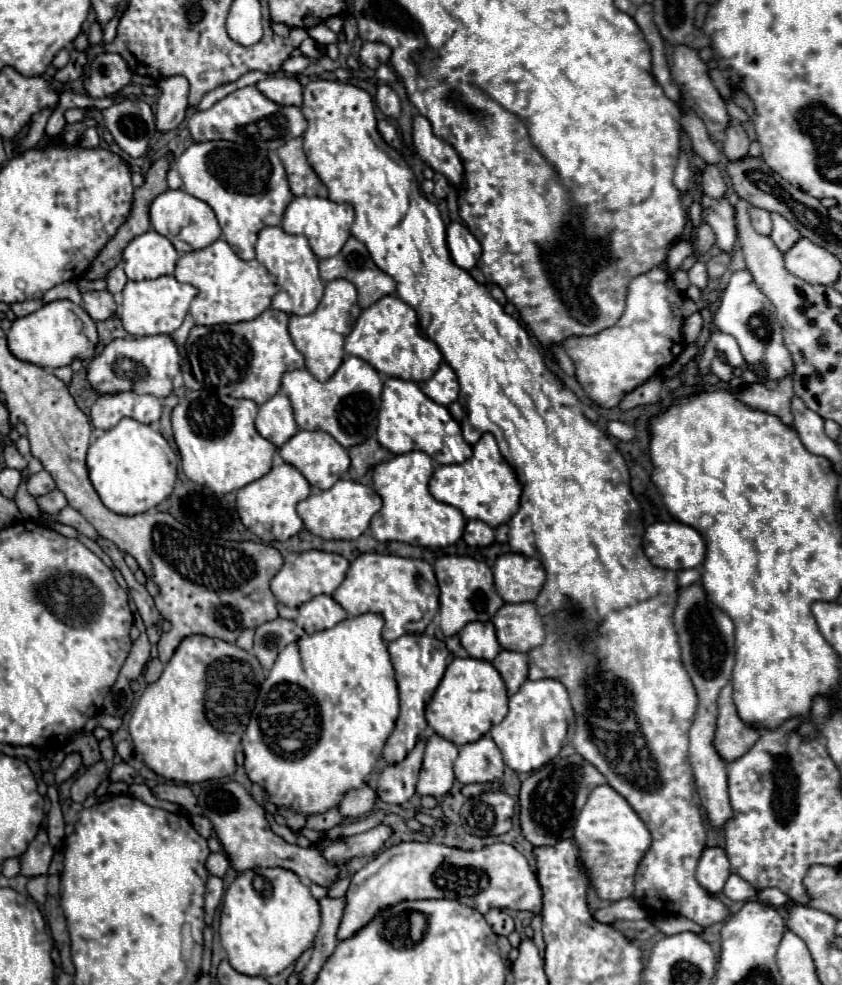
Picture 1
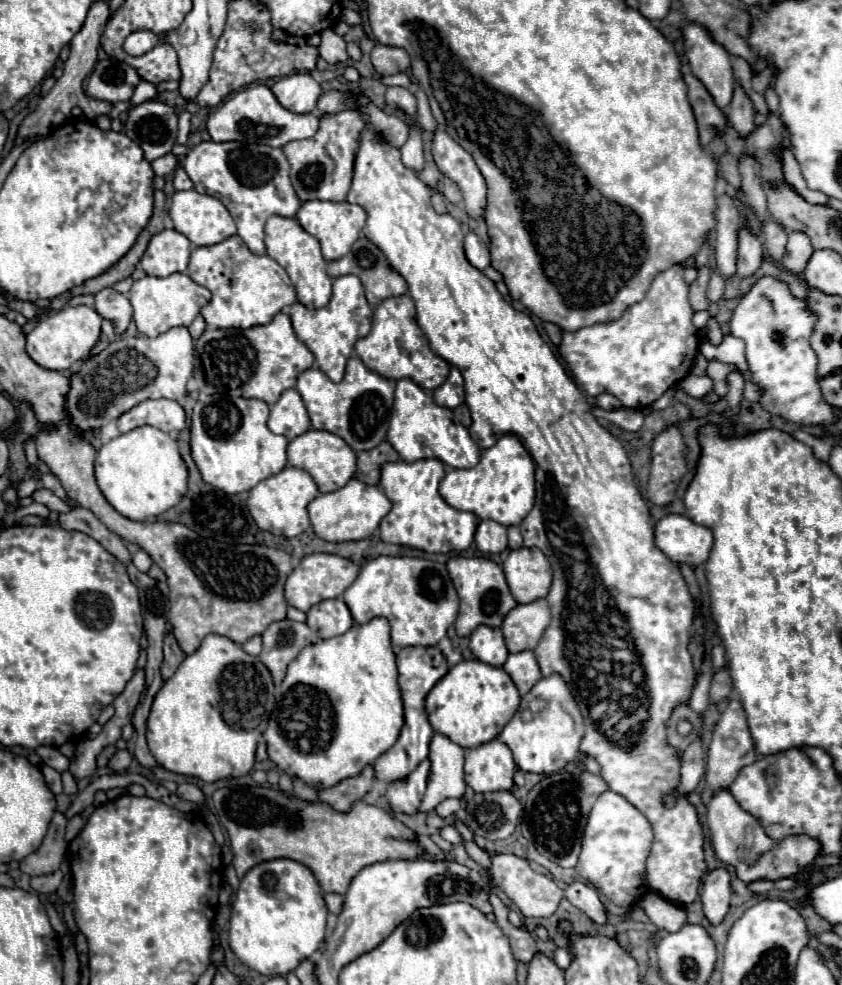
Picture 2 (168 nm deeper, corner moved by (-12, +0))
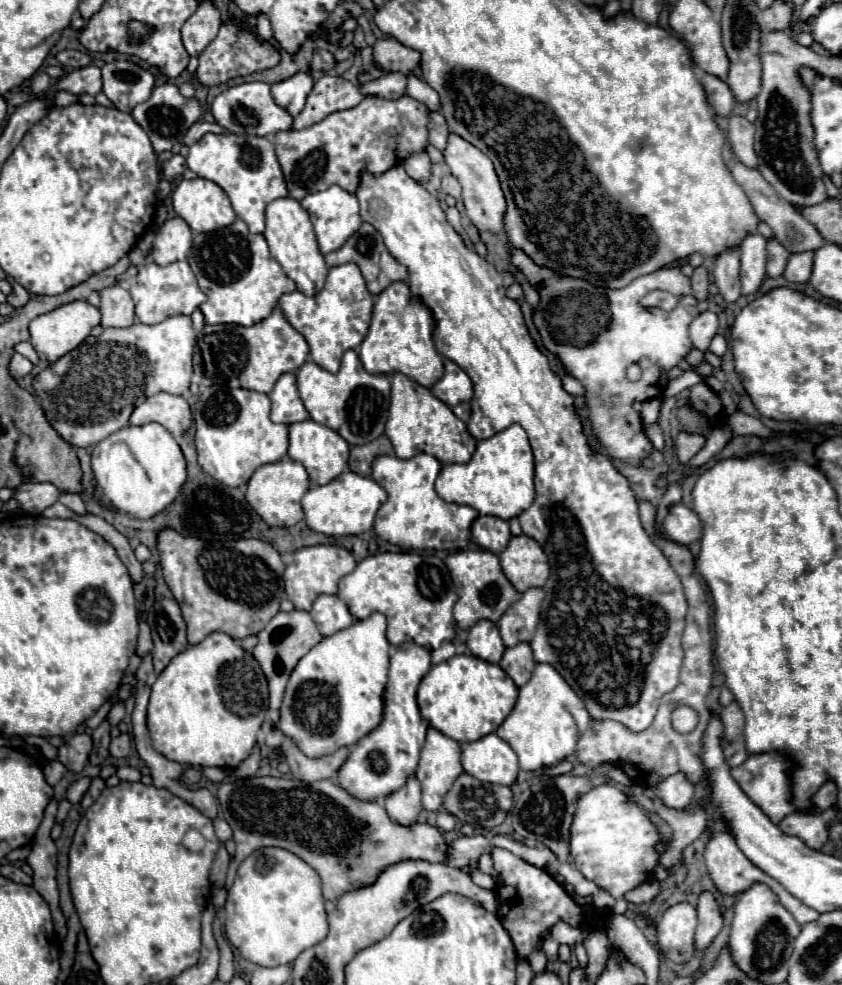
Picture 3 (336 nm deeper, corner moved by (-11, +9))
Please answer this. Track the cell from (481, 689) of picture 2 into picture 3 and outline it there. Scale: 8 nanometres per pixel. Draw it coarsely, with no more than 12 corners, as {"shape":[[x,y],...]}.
{"shape":[[474,655],[434,665],[424,721],[460,743],[496,731],[518,687]]}

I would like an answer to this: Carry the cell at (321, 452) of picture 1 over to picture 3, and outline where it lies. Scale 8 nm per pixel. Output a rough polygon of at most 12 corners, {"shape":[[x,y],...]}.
{"shape":[[312,419],[292,423],[288,457],[314,485],[348,465],[350,445]]}

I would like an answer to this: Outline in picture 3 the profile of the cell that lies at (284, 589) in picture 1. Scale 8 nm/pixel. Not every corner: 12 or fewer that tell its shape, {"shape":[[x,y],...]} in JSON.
{"shape":[[334,545],[304,547],[284,571],[296,609],[354,571],[354,557]]}

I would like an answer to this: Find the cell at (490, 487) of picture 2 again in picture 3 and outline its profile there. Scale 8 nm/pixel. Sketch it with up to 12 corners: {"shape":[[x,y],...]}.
{"shape":[[520,425],[444,465],[436,493],[482,515],[518,517],[534,501]]}

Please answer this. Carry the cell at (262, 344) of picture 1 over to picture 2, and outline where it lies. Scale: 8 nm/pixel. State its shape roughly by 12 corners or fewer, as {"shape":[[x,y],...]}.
{"shape":[[285,312],[205,330],[207,382],[275,404],[315,362]]}

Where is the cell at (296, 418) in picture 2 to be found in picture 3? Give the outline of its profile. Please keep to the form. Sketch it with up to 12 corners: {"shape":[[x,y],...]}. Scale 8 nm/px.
{"shape":[[284,373],[272,393],[270,419],[298,423],[308,417],[294,373]]}

